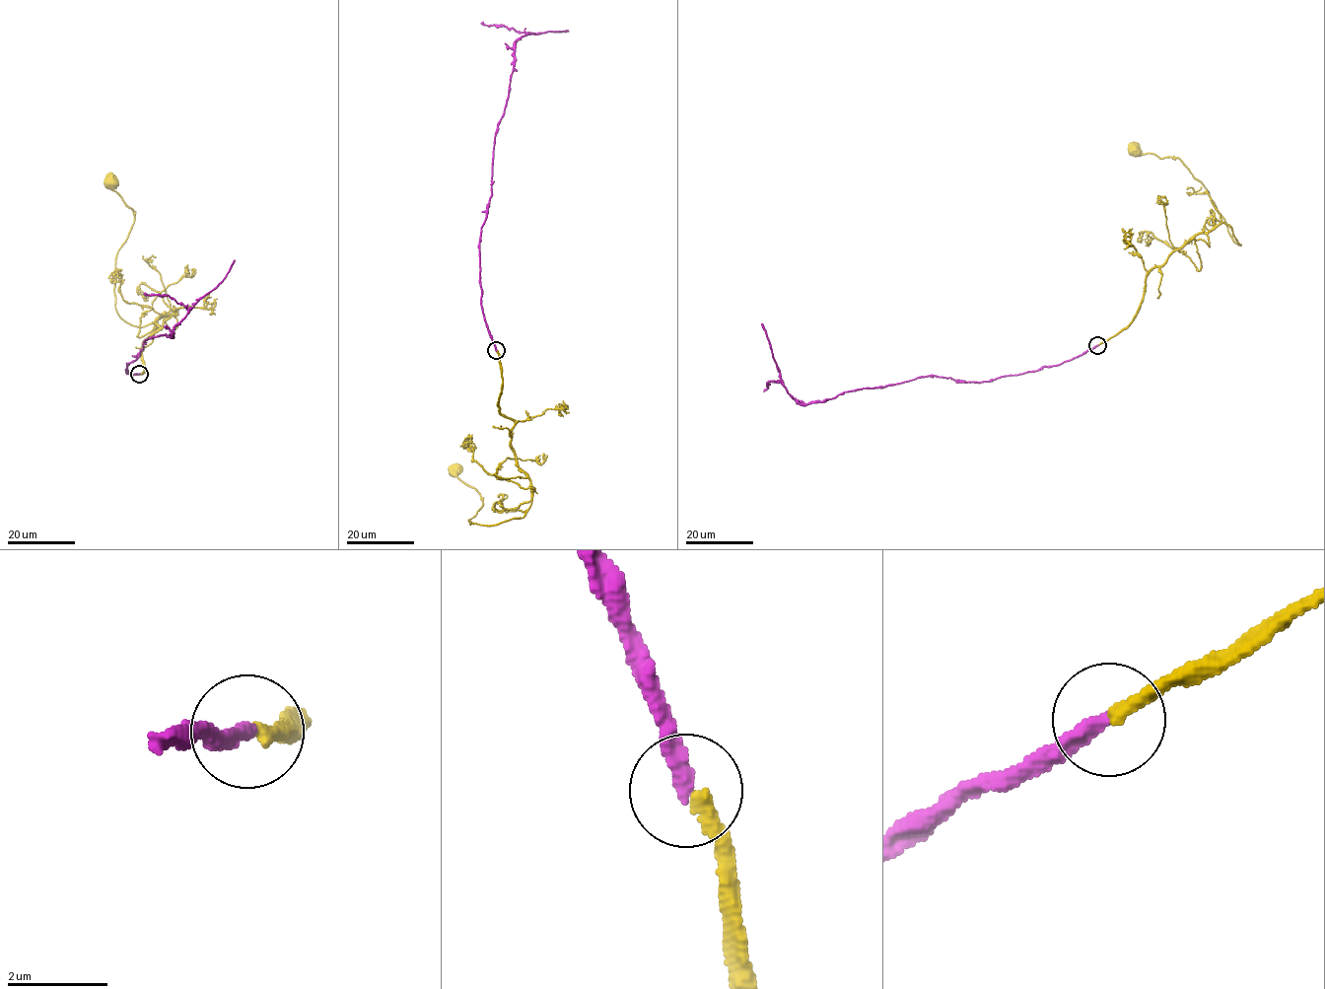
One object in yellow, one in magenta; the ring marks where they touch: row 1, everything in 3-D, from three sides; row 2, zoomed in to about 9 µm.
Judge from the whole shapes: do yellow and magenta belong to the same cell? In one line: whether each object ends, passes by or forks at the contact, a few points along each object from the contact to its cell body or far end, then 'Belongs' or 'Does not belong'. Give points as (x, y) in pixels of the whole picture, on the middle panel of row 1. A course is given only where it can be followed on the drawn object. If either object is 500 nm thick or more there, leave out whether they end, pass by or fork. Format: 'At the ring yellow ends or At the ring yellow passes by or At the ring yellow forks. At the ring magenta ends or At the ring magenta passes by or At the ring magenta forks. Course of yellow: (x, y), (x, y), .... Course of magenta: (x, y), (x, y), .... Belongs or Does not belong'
At the ring yellow ends. At the ring magenta ends. Course of yellow: (496, 350), (499, 411), (514, 423), (511, 447), (531, 505), (523, 517), (470, 525), (483, 498), (454, 470). Course of magenta: (496, 350), (481, 308), (480, 238), (491, 194), (495, 135), (513, 70), (514, 43), (526, 35), (568, 31). Belongs

